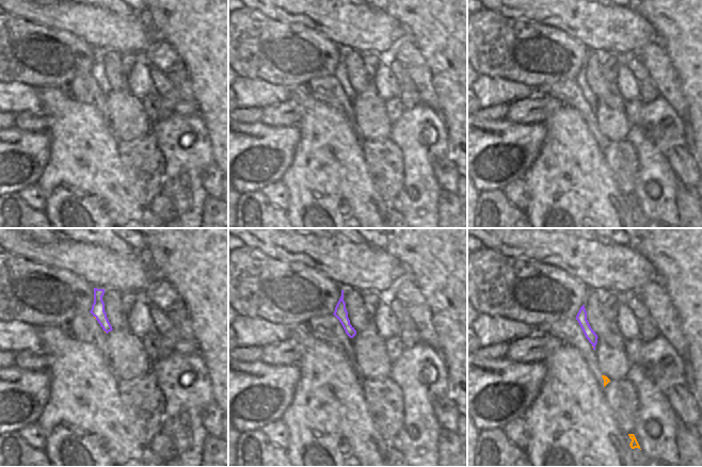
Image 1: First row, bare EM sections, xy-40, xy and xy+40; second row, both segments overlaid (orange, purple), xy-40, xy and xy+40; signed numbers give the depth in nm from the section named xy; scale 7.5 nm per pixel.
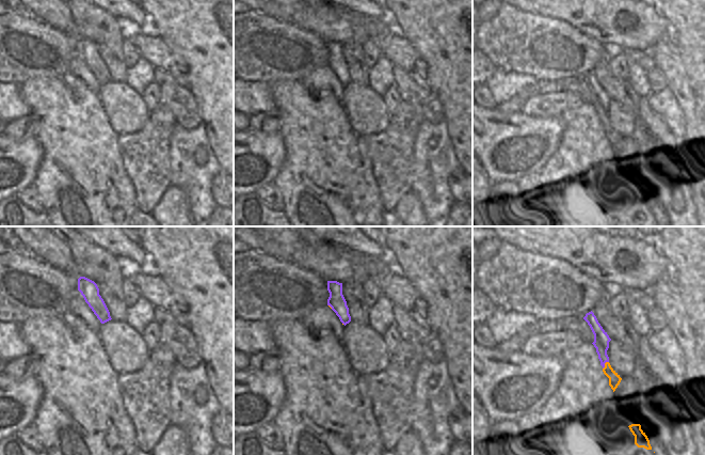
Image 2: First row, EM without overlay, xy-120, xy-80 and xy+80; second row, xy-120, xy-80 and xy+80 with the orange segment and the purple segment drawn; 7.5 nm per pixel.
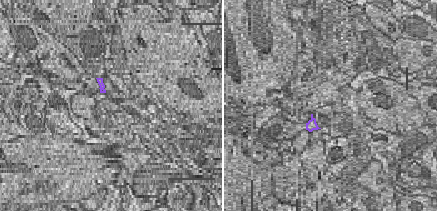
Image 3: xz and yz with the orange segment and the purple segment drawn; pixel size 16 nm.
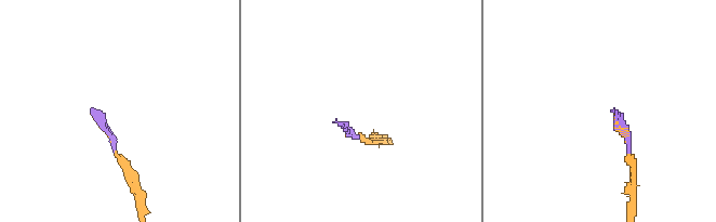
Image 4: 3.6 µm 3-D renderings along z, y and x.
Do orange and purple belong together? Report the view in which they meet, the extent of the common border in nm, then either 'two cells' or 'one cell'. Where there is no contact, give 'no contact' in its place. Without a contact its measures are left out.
no contact; two cells

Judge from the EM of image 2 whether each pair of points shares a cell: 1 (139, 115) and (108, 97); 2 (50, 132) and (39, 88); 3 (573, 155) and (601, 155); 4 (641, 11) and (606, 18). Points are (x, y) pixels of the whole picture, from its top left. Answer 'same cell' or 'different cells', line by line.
1: same cell
2: same cell
3: same cell
4: same cell

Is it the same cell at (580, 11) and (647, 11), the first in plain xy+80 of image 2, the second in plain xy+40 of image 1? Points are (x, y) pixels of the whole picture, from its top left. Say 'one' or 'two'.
two

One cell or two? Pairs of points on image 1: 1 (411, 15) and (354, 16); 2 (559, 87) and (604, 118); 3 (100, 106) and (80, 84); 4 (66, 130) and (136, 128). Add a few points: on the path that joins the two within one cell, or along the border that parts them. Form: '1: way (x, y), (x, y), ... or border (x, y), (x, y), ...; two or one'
1: border (384, 11), (392, 15), (409, 32); two
2: border (593, 111), (599, 131), (604, 135); two
3: way (98, 100), (85, 89); one
4: border (107, 122), (120, 141); two

